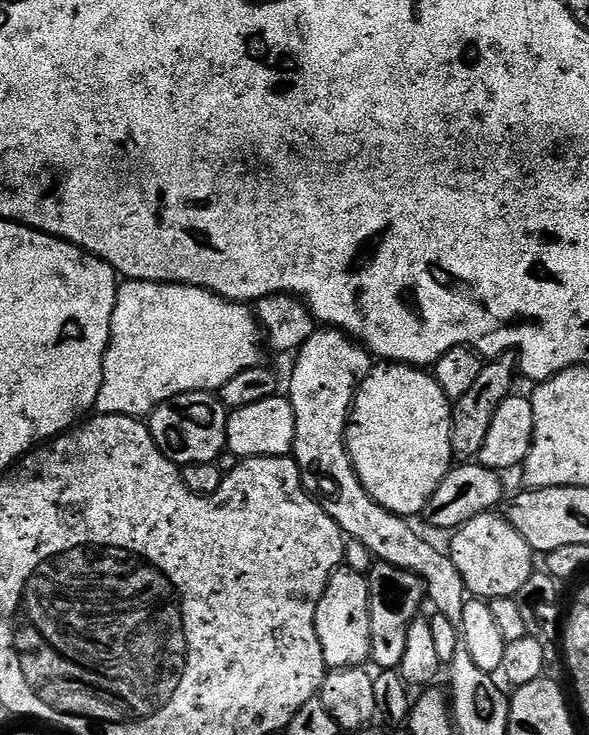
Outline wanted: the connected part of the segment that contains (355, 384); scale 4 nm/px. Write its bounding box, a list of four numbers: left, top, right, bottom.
[286,326,468,629]

